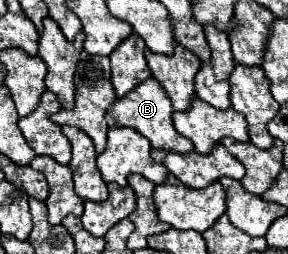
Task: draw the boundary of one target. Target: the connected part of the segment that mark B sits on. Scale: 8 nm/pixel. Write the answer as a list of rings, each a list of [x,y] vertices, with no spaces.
[[[149,76],[145,82],[141,82],[137,88],[133,88],[129,94],[125,94],[125,98],[117,98],[105,112],[105,120],[109,126],[129,126],[135,128],[137,132],[141,132],[153,148],[165,148],[165,150],[173,150],[173,152],[191,152],[193,150],[193,142],[187,140],[185,136],[181,136],[171,120],[171,102],[165,94],[165,90],[161,88],[161,84]]]

